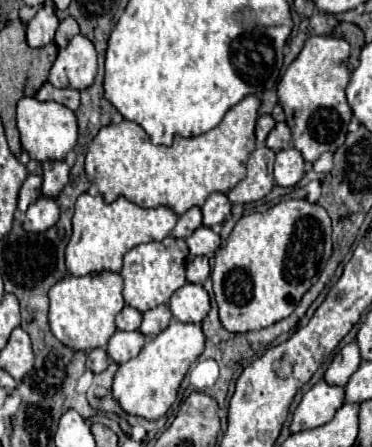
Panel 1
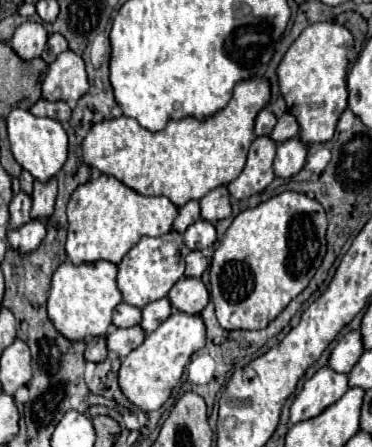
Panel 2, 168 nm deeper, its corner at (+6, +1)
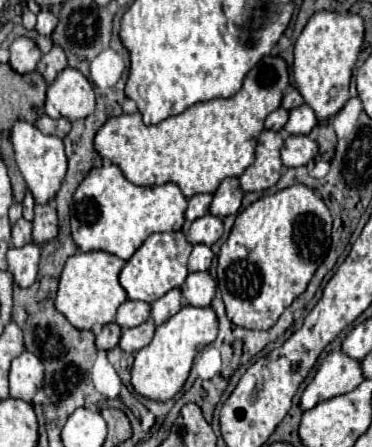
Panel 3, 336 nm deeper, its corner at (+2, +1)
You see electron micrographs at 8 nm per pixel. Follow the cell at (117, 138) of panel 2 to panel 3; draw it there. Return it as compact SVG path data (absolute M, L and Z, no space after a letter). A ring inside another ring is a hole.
M263 56L259 60L259 64L255 64L249 70L249 74L245 76L243 88L235 96L213 98L207 102L193 104L185 112L181 112L177 116L169 116L167 120L163 120L155 126L145 126L141 112L109 118L95 136L95 150L103 158L117 164L123 170L125 178L133 184L153 186L153 184L175 182L187 198L201 194L201 192L213 194L217 190L217 186L221 184L221 180L225 180L229 176L241 176L245 172L245 168L253 162L257 138L259 138L261 130L265 128L263 126L265 116L281 106L281 98L283 98L283 92L287 86L289 86L287 62L281 56Z

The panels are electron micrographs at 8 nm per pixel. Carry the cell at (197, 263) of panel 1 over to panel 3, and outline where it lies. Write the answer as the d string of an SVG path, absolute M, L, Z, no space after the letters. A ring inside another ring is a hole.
M195 244L193 252L189 256L189 272L201 272L201 270L209 270L213 260L213 252L207 244Z

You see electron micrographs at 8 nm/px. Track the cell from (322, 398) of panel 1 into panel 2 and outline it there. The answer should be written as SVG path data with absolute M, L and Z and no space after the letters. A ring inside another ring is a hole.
M321 368L313 378L303 384L303 390L295 396L291 404L291 424L319 416L325 408L335 404L345 392L347 376L337 374L331 368Z

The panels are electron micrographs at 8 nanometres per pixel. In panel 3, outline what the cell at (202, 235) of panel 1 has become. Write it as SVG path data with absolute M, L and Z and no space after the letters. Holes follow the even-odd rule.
M213 214L197 218L187 232L187 240L191 244L207 244L207 246L215 244L221 236L223 236L223 222Z

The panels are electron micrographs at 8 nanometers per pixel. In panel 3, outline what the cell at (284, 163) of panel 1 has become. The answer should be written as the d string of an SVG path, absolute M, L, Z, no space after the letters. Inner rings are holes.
M287 136L281 148L281 160L289 168L305 166L317 156L317 142L309 136Z

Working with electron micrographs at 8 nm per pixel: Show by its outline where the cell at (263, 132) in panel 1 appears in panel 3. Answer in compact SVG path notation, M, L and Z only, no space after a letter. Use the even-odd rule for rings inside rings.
M277 108L265 118L265 128L267 130L281 130L287 124L287 120L289 120L289 112L285 108Z

